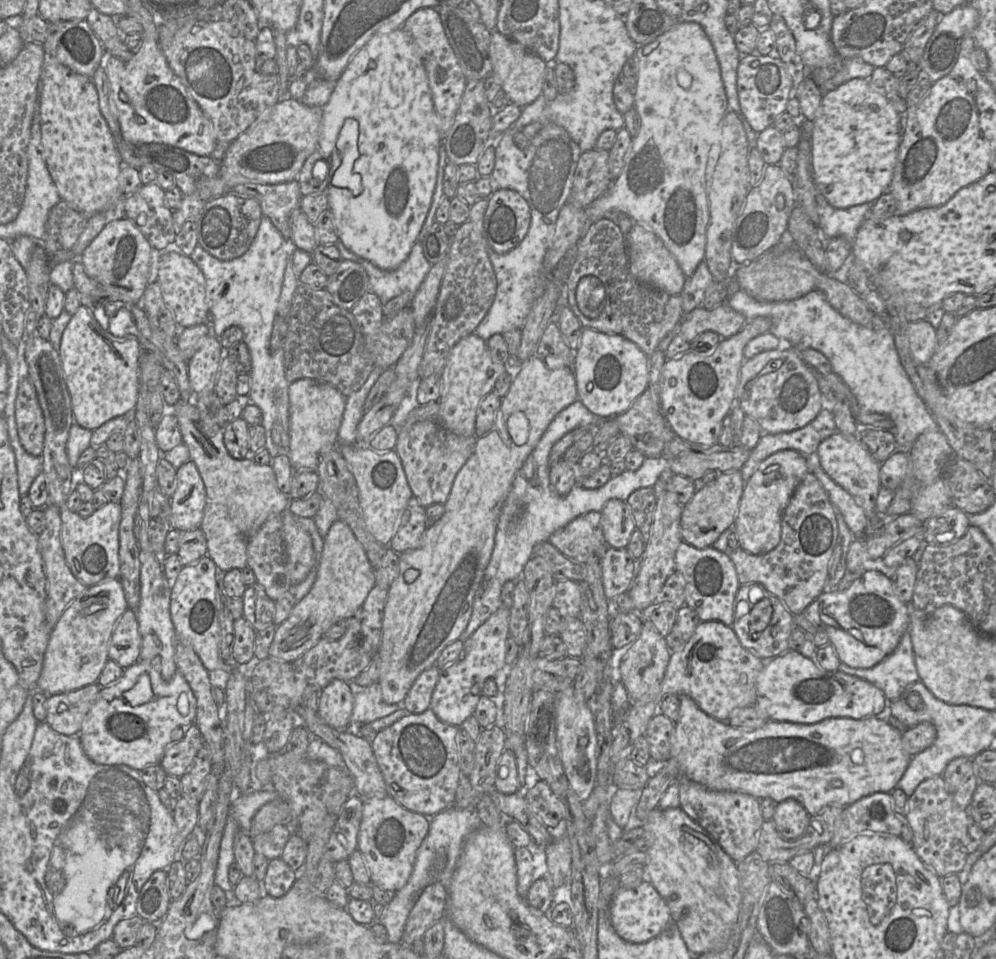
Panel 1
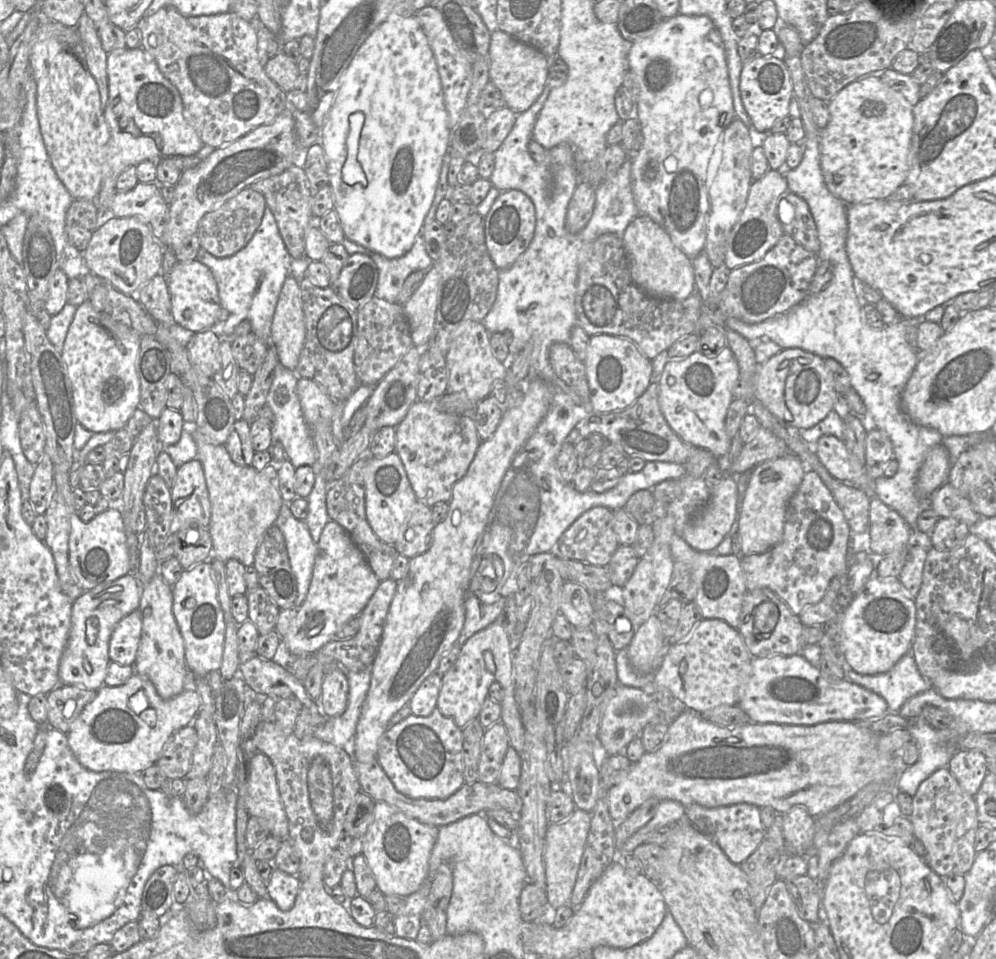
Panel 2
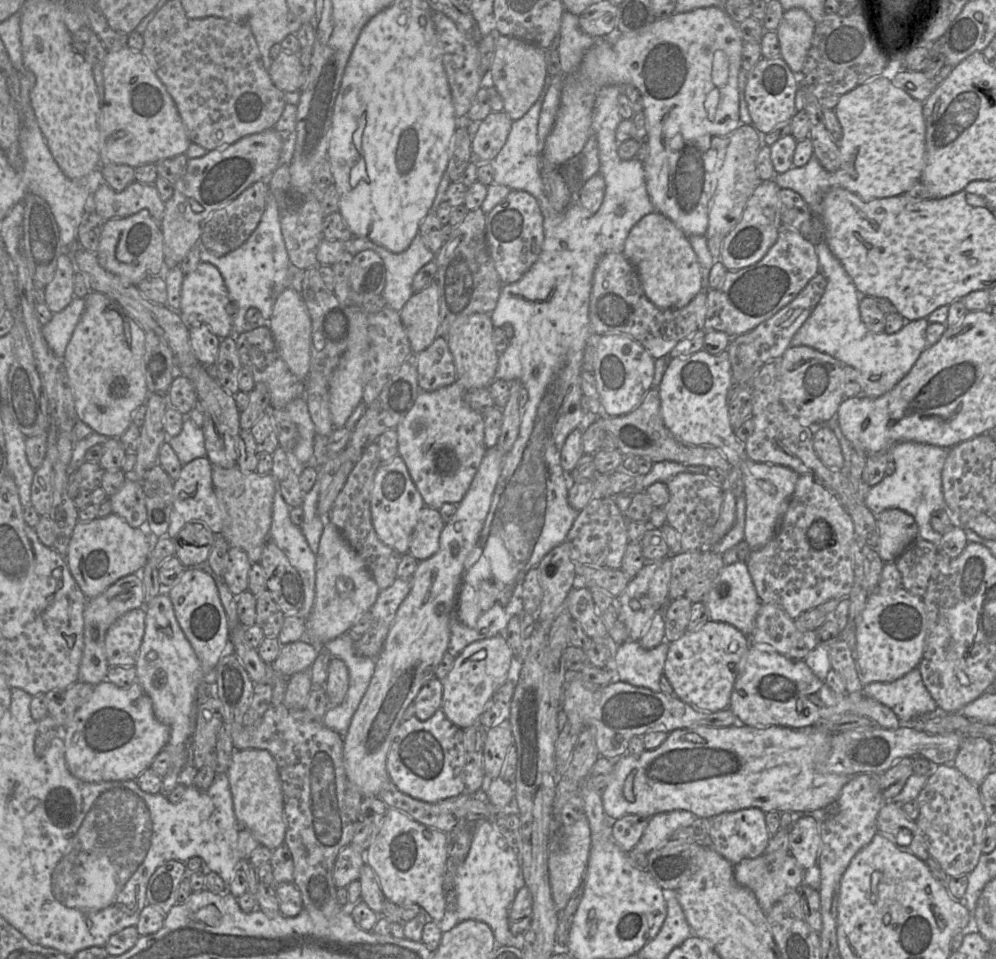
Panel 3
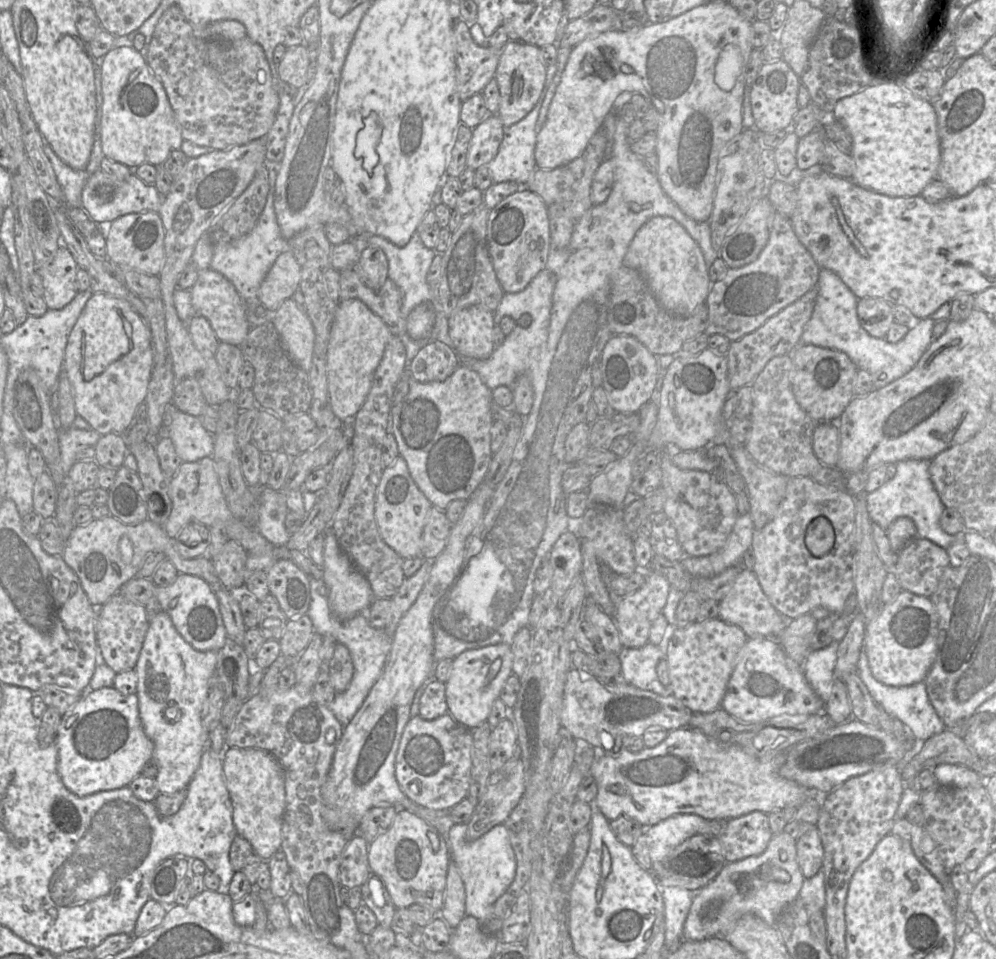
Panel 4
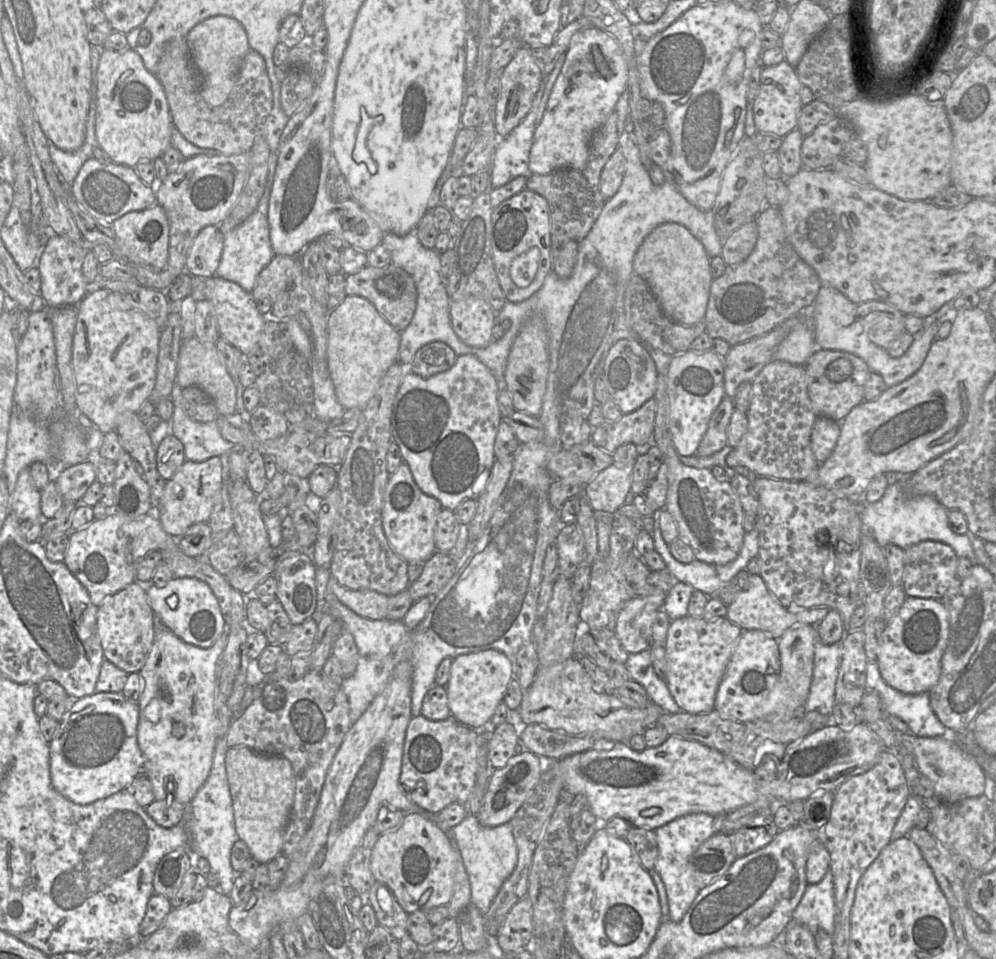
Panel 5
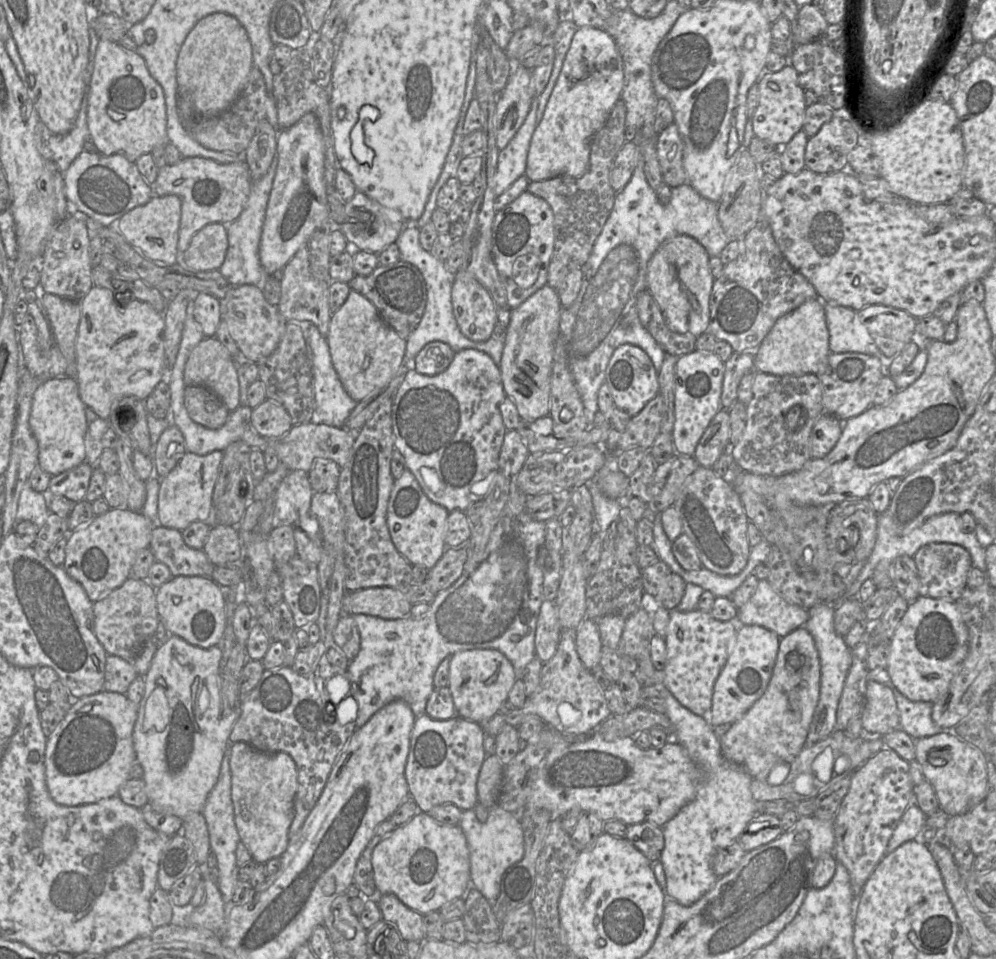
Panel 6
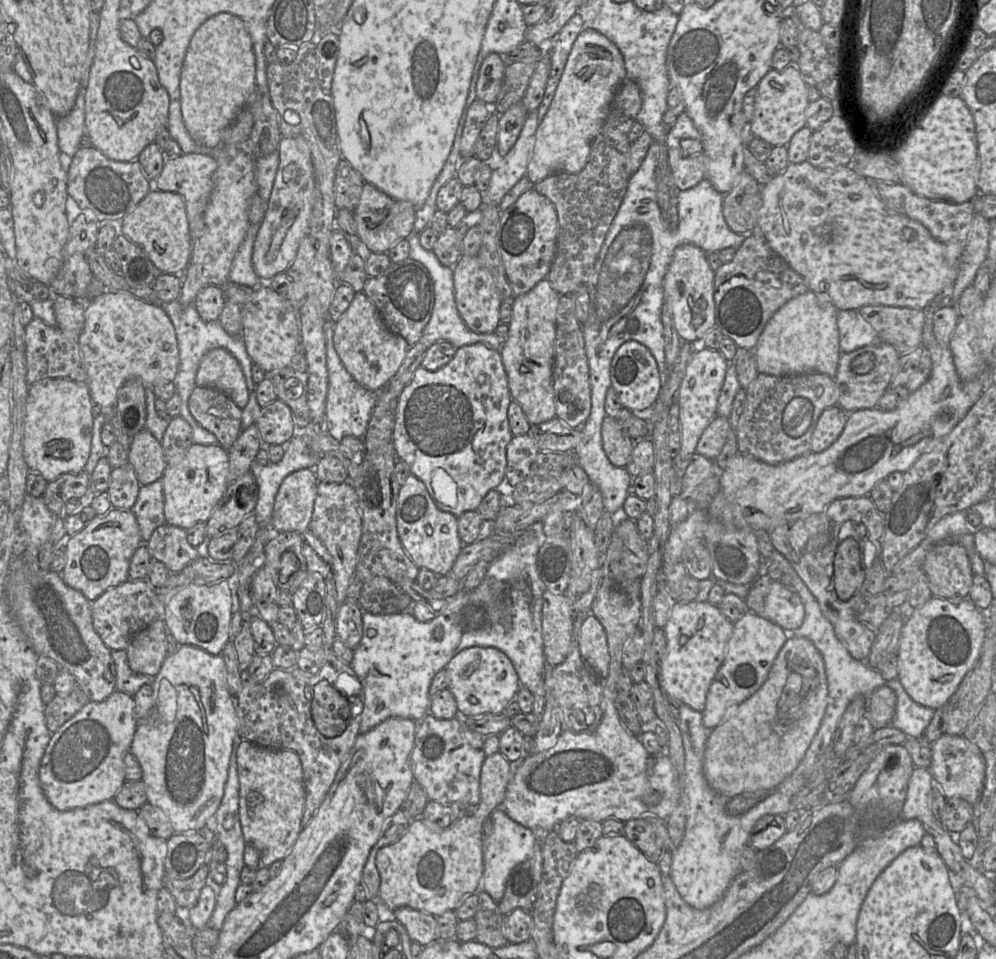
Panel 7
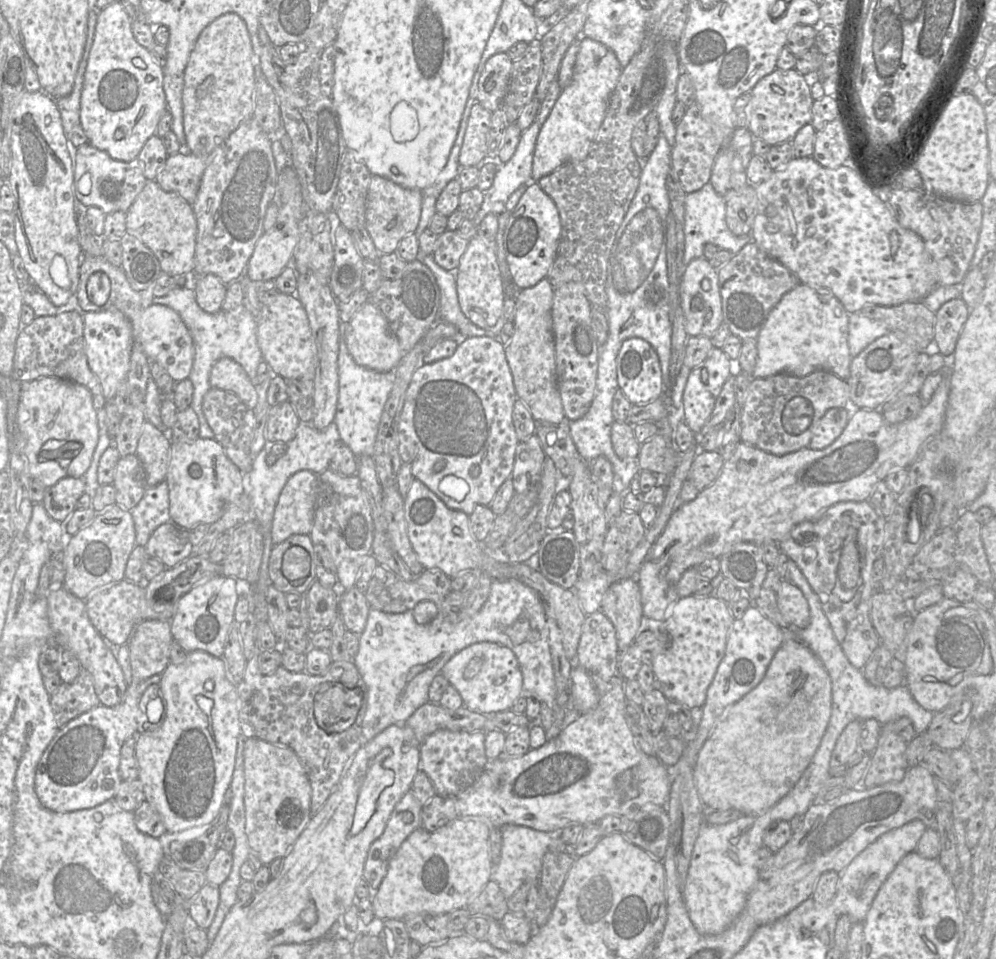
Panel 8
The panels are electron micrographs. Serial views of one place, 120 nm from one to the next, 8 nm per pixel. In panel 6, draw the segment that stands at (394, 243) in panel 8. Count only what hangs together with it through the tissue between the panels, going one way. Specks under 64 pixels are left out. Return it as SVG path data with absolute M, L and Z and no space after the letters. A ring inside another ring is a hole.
M356 191L352 199L345 203L343 222L335 228L344 234L349 244L362 251L379 254L397 240L405 226L406 221L398 211L383 207L363 192Z

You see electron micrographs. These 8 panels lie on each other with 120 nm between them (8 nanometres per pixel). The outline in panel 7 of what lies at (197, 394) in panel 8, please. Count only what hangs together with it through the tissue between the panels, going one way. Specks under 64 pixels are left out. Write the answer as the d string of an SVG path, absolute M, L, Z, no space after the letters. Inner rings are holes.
M175 300L172 302L160 301L160 306L169 316L176 332L178 349L179 349L179 366L178 366L177 375L173 382L176 387L176 391L181 398L180 416L183 419L185 419L192 428L193 443L199 445L219 444L216 436L211 432L207 431L206 429L204 429L194 419L188 408L188 400L190 398L192 391L196 387L195 379L200 361L207 352L216 348L223 348L227 350L229 353L231 353L239 362L243 374L245 376L245 381L249 392L249 400L247 405L242 409L242 417L241 417L242 431L249 428L252 424L255 424L261 407L256 399L257 384L252 379L253 362L246 351L246 347L242 340L242 337L230 336L228 333L225 332L219 320L211 322L203 321L199 316L194 304L182 305L178 300Z

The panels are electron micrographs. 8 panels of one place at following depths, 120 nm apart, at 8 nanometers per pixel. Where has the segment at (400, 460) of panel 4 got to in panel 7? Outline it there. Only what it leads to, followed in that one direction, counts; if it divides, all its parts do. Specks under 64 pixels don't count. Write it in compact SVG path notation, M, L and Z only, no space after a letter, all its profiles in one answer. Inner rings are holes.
M412 473L399 490L396 525L404 550L419 568L427 568L438 576L449 574L464 545L458 534L457 516L441 510L424 483Z

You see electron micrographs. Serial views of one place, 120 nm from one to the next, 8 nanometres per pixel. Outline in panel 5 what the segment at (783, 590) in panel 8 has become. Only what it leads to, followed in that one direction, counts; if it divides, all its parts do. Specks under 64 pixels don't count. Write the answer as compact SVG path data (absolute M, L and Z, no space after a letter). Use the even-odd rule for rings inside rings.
M750 574L747 588L728 605L726 617L742 630L761 630L774 639L779 639L791 627L798 624L816 626L829 612L828 607L813 607L807 610L789 610L768 590L758 574Z

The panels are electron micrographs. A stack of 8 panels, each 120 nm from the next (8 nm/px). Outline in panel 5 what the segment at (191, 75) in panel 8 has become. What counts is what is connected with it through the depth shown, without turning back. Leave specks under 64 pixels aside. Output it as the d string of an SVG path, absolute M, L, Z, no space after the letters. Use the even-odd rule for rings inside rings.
M224 15L209 17L195 25L187 35L193 64L201 81L201 95L208 106L219 107L233 90L245 55L250 50L246 31L234 18Z

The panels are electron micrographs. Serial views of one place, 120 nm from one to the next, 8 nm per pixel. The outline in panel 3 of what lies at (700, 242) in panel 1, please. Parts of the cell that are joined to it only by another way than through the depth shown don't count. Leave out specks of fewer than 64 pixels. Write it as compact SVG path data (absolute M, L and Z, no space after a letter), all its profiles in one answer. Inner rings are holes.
M705 7L684 13L674 13L667 18L657 19L652 25L636 34L608 35L596 39L585 52L578 68L564 78L561 90L560 107L551 132L542 144L542 158L554 166L563 166L577 157L588 138L592 135L591 125L594 106L602 88L611 85L631 84L636 87L643 98L643 112L646 117L646 141L649 144L649 156L644 161L646 185L649 197L658 211L668 217L687 236L705 235L708 228L709 210L717 184L717 175L721 168L729 169L733 165L735 152L726 152L730 134L739 134L742 142L737 155L757 153L761 144L753 125L741 124L739 115L738 74L742 66L744 41L741 37L739 23L727 14L724 8ZM717 50L727 55L729 62L728 80L719 90L719 103L714 118L709 119L704 106L707 94L716 88L712 81L713 57ZM676 133L682 135L682 146L673 150L670 140Z

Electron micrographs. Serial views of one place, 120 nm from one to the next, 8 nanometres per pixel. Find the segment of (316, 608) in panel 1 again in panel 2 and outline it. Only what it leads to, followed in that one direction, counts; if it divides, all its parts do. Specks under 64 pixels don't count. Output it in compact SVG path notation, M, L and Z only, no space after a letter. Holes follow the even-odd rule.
M329 521L317 543L312 580L307 596L282 637L282 647L294 657L317 652L335 639L337 632L350 619L358 617L379 586L379 579L364 554L347 531L337 522Z

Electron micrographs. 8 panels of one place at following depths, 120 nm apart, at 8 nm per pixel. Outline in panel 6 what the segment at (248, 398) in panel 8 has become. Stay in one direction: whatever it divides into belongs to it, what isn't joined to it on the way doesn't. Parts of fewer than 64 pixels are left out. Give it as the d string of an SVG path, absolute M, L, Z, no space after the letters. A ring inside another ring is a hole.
M216 337L204 338L191 351L185 364L184 383L186 387L207 387L220 398L230 412L240 406L240 387L235 361Z

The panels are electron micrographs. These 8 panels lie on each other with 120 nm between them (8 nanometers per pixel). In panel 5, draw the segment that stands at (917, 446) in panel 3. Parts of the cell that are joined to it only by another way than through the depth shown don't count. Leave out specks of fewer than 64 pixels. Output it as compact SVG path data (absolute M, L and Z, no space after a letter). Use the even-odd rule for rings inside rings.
M901 479L895 484L888 485L879 501L861 502L861 522L862 535L872 535L881 548L894 544L905 550L921 541L932 540L949 545L958 557L975 561L969 535L959 535L950 529L948 510L932 496L906 497L902 490Z

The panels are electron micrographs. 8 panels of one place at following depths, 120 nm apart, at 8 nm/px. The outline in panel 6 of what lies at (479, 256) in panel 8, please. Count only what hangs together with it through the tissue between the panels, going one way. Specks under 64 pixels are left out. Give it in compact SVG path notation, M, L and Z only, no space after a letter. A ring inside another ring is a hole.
M460 270L454 275L452 307L465 337L473 342L492 337L499 309L487 289L468 272Z

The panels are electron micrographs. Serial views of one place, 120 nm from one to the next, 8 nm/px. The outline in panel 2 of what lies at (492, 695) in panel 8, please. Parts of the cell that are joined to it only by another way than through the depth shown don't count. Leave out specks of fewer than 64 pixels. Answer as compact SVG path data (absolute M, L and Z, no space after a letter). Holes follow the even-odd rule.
M498 622L477 632L461 646L458 658L442 676L437 708L444 717L451 719L456 726L462 729L471 720L478 718L482 705L488 697L488 689L495 681L500 684L503 690L503 699L500 703L500 721L507 730L510 746L520 755L524 748L525 730L520 710L514 699L514 672L509 636ZM484 651L490 651L493 655L494 673L486 669L483 658Z

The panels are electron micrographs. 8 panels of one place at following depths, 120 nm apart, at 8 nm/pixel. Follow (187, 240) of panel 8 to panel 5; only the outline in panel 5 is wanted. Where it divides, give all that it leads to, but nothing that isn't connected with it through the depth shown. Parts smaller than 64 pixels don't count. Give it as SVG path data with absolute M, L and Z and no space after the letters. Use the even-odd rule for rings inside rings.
M160 205L127 213L113 222L112 229L119 248L129 262L157 270L167 267L170 226L166 212Z

